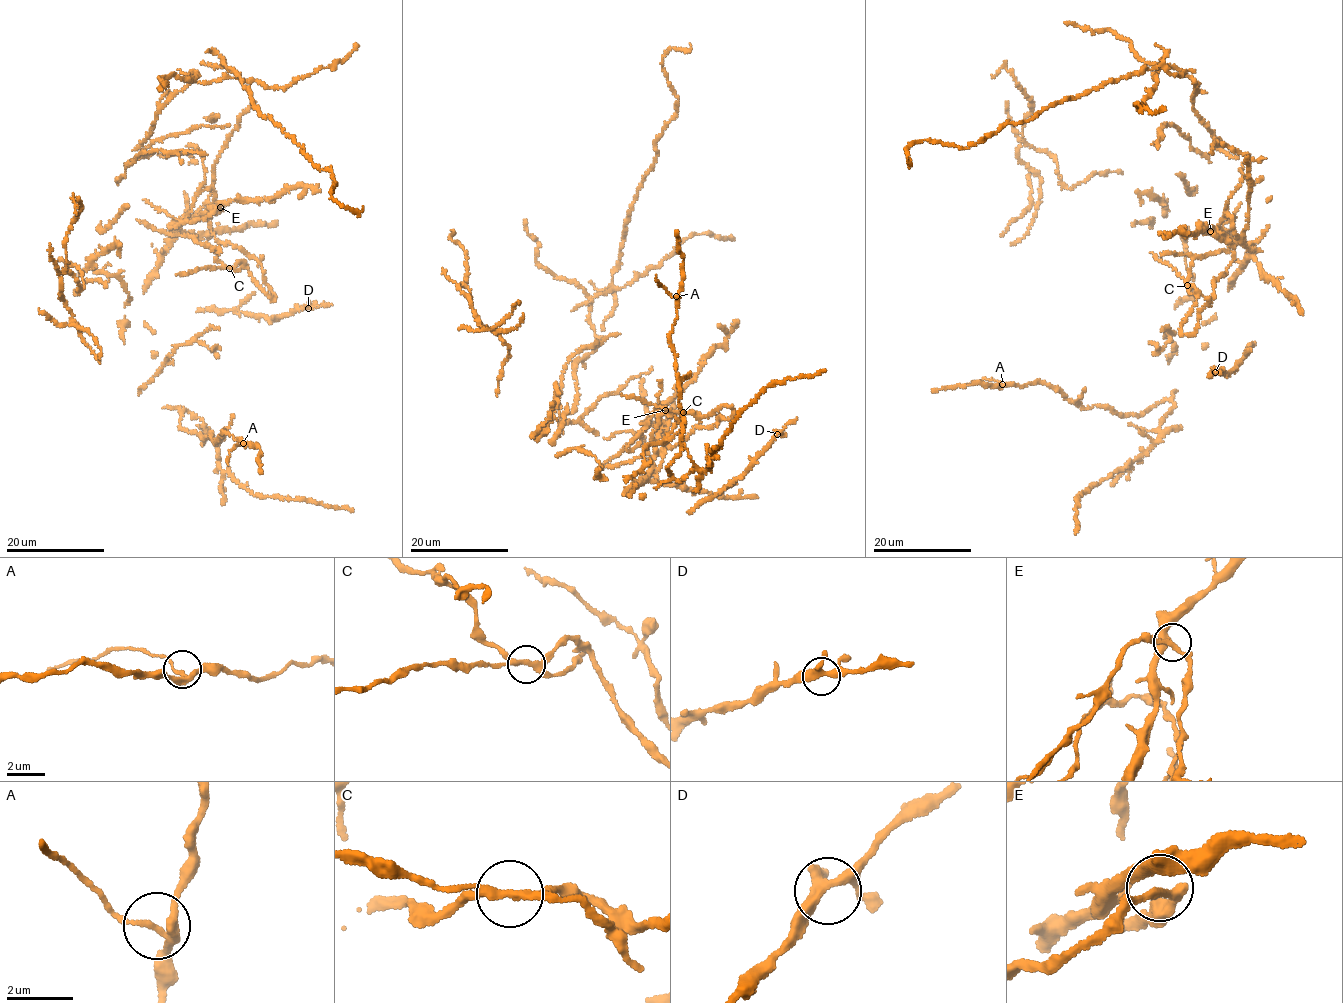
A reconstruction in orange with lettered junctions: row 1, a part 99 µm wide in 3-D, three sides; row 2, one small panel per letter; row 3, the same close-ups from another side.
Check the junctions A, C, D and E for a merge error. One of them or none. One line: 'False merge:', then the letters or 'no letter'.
False merge: C

